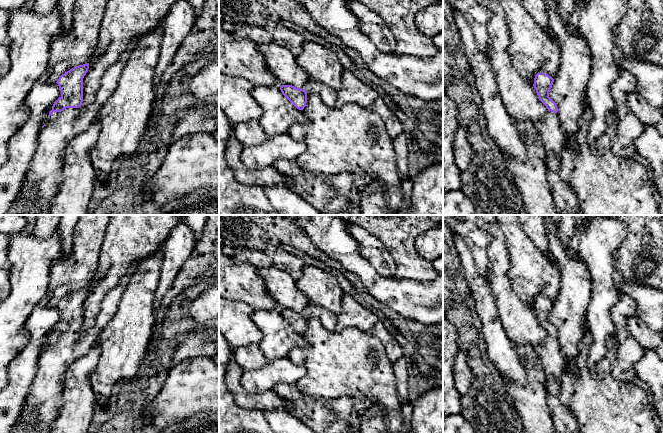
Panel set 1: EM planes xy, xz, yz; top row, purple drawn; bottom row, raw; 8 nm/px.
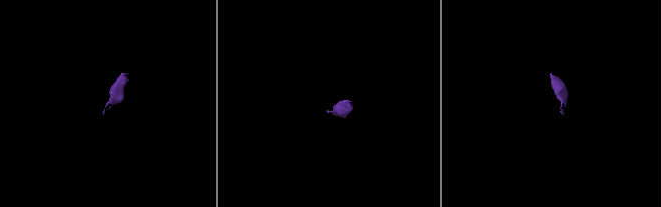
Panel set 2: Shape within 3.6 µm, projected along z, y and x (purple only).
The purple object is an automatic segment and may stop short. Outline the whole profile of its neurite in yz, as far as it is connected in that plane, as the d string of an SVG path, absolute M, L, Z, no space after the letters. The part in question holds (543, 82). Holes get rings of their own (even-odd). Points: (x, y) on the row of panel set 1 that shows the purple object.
M537 73L534 78L534 88L539 100L548 109L545 117L534 124L541 136L546 152L548 180L553 193L556 209L562 215L575 215L578 211L578 202L573 188L560 177L562 152L565 145L565 136L558 119L556 103L549 97L549 91L554 79L545 73Z

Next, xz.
M292 85L280 86L282 94L299 110L303 110L307 103L307 92Z

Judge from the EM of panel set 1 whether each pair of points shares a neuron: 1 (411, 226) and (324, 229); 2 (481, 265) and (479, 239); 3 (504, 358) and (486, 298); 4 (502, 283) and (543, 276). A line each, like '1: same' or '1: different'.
1: different
2: same
3: same
4: different

